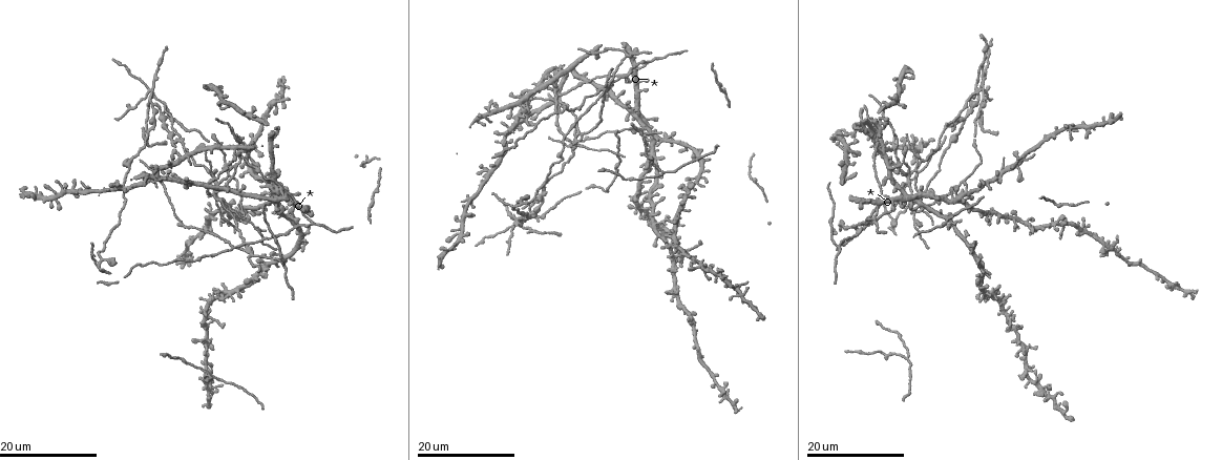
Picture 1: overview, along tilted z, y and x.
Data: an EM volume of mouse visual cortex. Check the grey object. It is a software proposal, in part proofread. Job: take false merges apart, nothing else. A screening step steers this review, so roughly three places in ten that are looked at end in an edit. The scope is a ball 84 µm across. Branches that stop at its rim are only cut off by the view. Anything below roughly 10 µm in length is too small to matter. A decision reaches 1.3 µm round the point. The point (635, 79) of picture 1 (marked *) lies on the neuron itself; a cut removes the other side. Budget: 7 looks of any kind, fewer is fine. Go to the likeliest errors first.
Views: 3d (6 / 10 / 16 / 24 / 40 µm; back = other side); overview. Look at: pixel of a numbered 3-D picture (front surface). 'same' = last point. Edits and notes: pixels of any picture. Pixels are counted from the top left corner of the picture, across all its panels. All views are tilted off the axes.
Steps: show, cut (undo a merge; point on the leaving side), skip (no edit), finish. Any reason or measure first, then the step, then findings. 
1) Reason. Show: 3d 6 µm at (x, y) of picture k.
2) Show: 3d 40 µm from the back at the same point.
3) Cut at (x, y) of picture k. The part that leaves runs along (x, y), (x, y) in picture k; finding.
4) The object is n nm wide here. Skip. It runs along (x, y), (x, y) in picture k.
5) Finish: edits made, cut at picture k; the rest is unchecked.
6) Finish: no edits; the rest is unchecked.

Branch point. Show: 3d 16 µm at (985, 82) of picture 1.

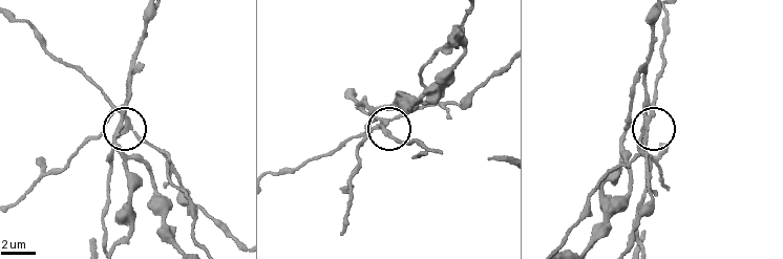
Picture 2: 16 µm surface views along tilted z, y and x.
Show: 3d 10 µm at (383, 120) of picture 2.

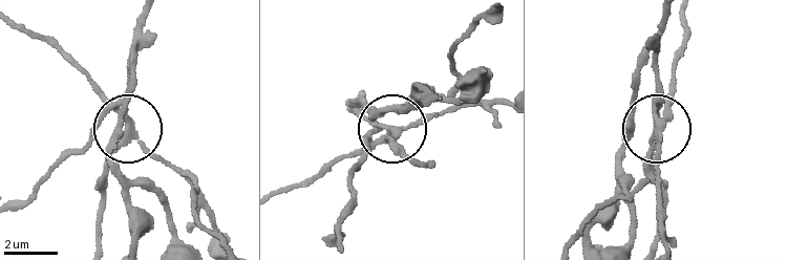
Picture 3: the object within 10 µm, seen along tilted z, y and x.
Cut at (115, 149) of picture 3. Two neurons meet here.

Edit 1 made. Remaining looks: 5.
Three-way junction. Show: 3d 24 µm at (648, 62) of picture 1.

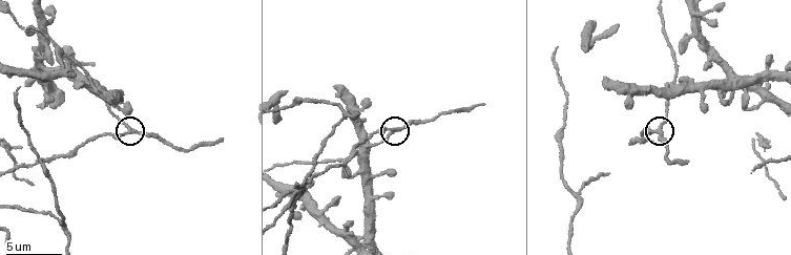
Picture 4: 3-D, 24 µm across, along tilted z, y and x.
Show: 3d 6 µm at (128, 131) of picture 4.

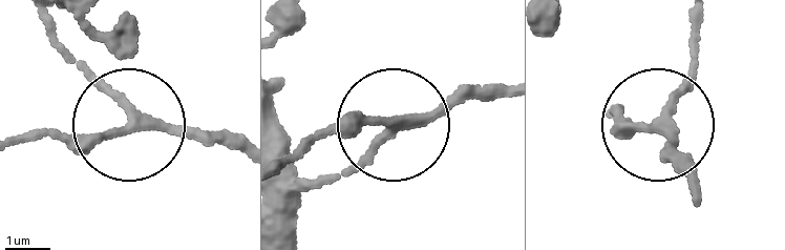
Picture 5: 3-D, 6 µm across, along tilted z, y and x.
The object is 190 nm wide here. Skip. It runs along (701, 18), (692, 68), (659, 118), (682, 151) in picture 5; continuous, no second neuron.

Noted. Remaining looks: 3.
Show: 3d 6 µm at (93, 88) of picture 4.

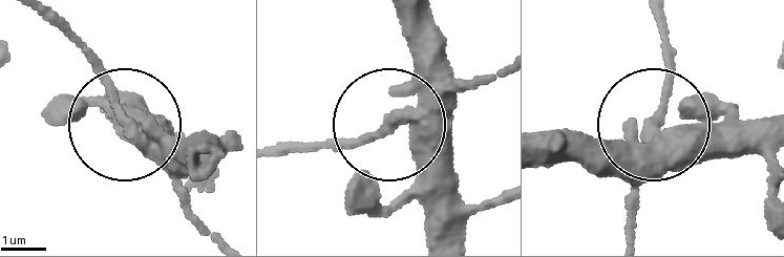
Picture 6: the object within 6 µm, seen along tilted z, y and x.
Skip. It runs along (442, 176), (430, 147), (393, 124), (292, 152) in picture 6; one neuron here.

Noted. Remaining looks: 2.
Finish: edits made, cut at picture 3; the rest is unchecked.

